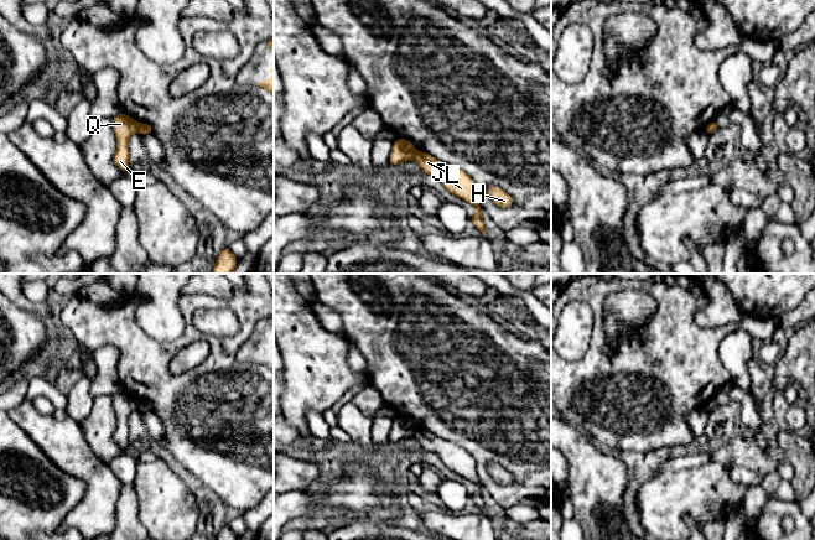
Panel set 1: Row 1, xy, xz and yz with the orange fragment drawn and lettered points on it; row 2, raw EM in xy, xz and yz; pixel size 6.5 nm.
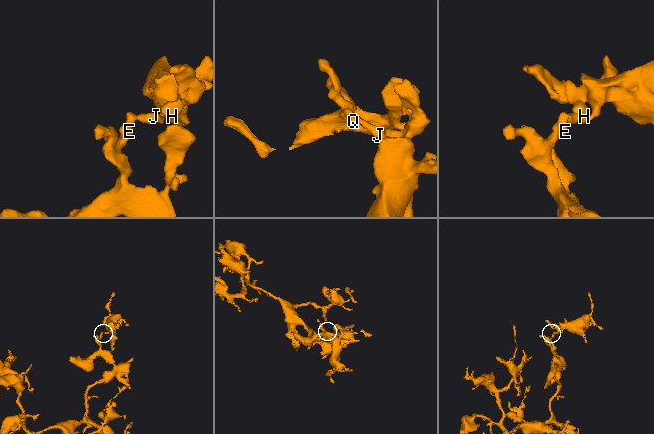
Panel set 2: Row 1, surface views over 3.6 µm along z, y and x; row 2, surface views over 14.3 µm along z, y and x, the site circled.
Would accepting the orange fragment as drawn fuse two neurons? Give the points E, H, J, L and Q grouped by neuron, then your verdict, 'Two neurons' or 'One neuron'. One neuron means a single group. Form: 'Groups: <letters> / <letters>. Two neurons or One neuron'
Groups: E Q / H J L. Two neurons

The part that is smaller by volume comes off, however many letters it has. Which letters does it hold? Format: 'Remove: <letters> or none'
Remove: H, J, L

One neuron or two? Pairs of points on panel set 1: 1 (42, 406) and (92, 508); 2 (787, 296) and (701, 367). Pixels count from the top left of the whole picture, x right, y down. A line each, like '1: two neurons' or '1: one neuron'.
1: two neurons
2: two neurons

